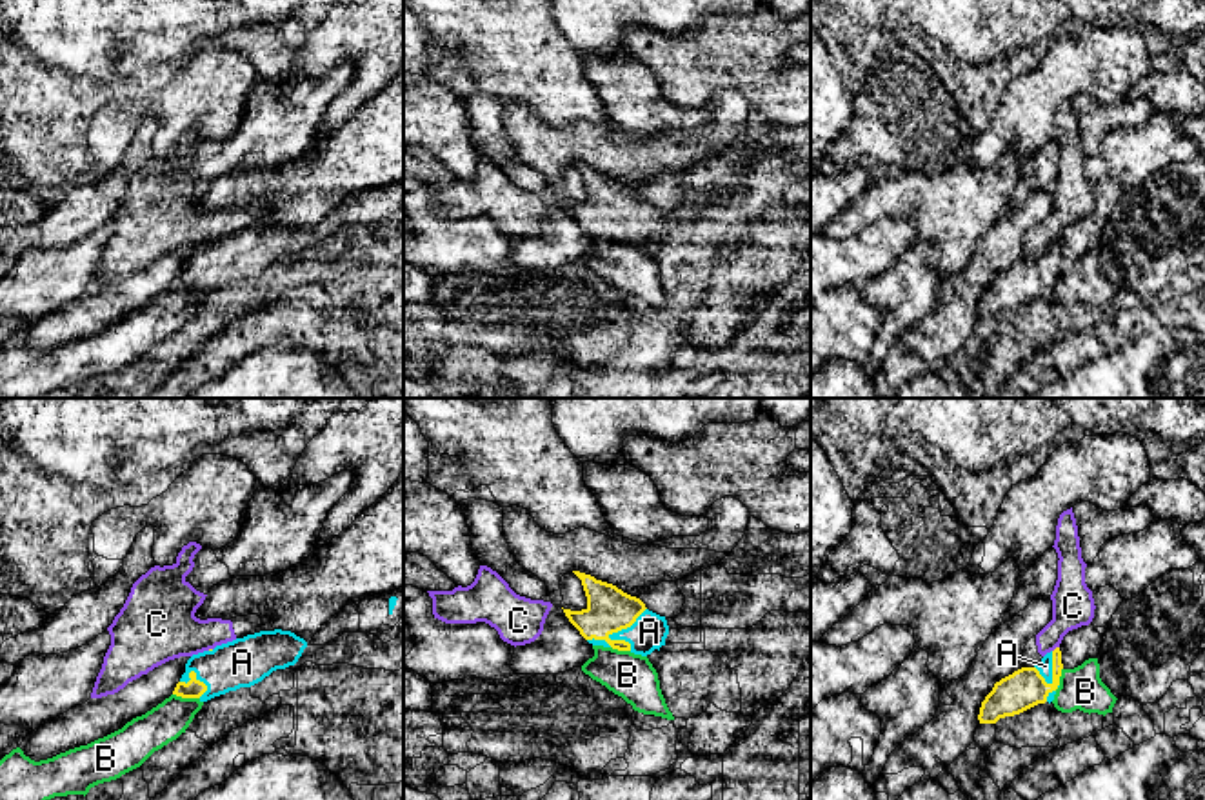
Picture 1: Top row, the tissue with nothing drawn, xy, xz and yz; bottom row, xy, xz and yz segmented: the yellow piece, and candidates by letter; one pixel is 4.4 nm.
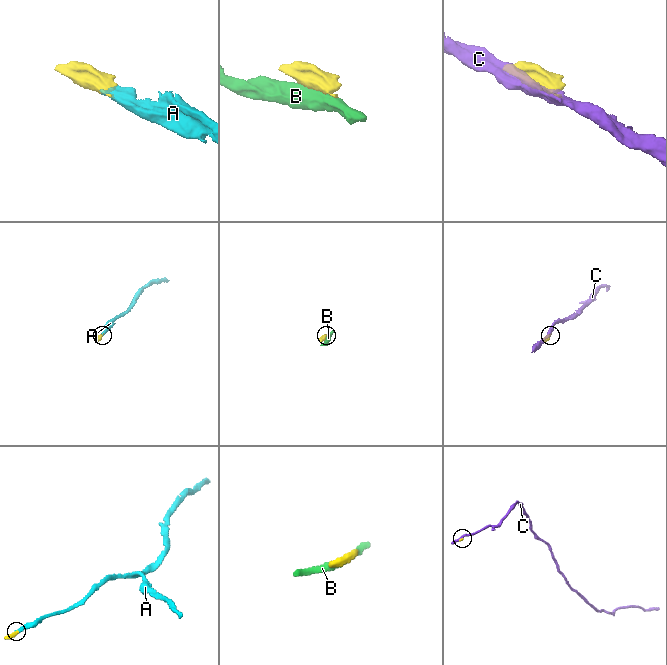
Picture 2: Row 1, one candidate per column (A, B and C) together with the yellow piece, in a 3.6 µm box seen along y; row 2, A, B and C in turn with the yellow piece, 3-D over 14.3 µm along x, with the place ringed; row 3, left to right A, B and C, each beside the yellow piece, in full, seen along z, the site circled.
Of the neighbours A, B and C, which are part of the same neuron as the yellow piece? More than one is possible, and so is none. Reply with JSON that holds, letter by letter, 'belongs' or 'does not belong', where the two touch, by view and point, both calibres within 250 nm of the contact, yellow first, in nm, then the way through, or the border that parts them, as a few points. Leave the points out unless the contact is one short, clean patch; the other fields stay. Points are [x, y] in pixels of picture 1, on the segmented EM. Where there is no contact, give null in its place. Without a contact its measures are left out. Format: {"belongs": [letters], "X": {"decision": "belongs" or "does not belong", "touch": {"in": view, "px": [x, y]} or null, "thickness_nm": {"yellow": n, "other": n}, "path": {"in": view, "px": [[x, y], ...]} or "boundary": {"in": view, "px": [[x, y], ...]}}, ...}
{"belongs": ["A"], "A": {"decision": "belongs", "touch": {"in": "xz", "px": [627, 626]}, "thickness_nm": {"yellow": 200, "other": 160}, "path": {"in": "xz", "px": [[609, 610], [627, 626], [649, 631]]}}, "B": {"decision": "does not belong", "touch": {"in": "xy", "px": [186, 697]}, "thickness_nm": {"yellow": 80, "other": 170}}, "C": {"decision": "does not belong", "touch": {"in": "yz", "px": [1055, 650]}, "thickness_nm": {"yellow": 180, "other": 190}}}

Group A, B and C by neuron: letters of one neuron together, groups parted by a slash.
A / B / C

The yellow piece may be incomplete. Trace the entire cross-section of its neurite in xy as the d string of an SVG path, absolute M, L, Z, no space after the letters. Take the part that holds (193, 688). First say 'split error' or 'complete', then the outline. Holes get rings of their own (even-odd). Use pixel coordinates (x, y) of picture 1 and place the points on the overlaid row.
split error | M260 631L193 655L173 695L207 702L294 665L307 642L291 631Z

